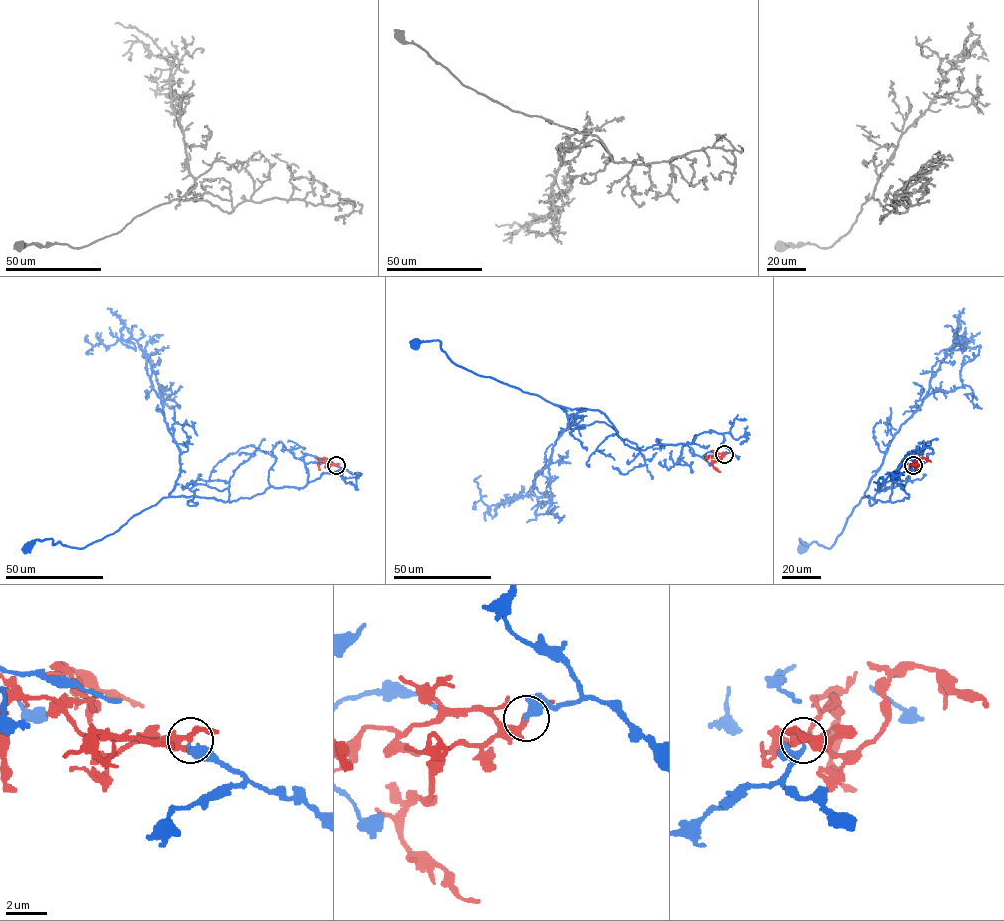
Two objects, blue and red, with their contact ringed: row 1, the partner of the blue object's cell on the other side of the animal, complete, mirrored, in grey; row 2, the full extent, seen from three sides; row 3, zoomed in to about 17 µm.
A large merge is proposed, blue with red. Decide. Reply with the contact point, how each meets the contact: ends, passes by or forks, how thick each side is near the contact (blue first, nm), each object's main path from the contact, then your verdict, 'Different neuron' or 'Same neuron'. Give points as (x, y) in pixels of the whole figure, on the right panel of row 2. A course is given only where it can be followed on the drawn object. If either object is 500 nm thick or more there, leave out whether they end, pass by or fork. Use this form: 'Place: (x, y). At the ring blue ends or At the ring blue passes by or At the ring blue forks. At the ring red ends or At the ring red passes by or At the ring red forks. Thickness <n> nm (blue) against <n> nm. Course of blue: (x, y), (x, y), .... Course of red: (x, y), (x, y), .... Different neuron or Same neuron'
Place: (913, 465). At the ring blue ends. At the ring red passes by. Thickness 300 nm (blue) against 280 nm. Course of blue: (913, 465), (904, 472), (890, 473), (908, 498), (894, 502), (863, 497), (829, 548), (799, 539), (804, 548). Course of red: (913, 465), (920, 464), (925, 457), (931, 461). Different neuron

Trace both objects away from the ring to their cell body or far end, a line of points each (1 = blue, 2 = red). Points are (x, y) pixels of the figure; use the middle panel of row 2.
1: (725, 454), (724, 435), (713, 431), (635, 449), (598, 410), (467, 370), (438, 340), (415, 345)
2: (725, 454), (713, 463), (720, 472)

